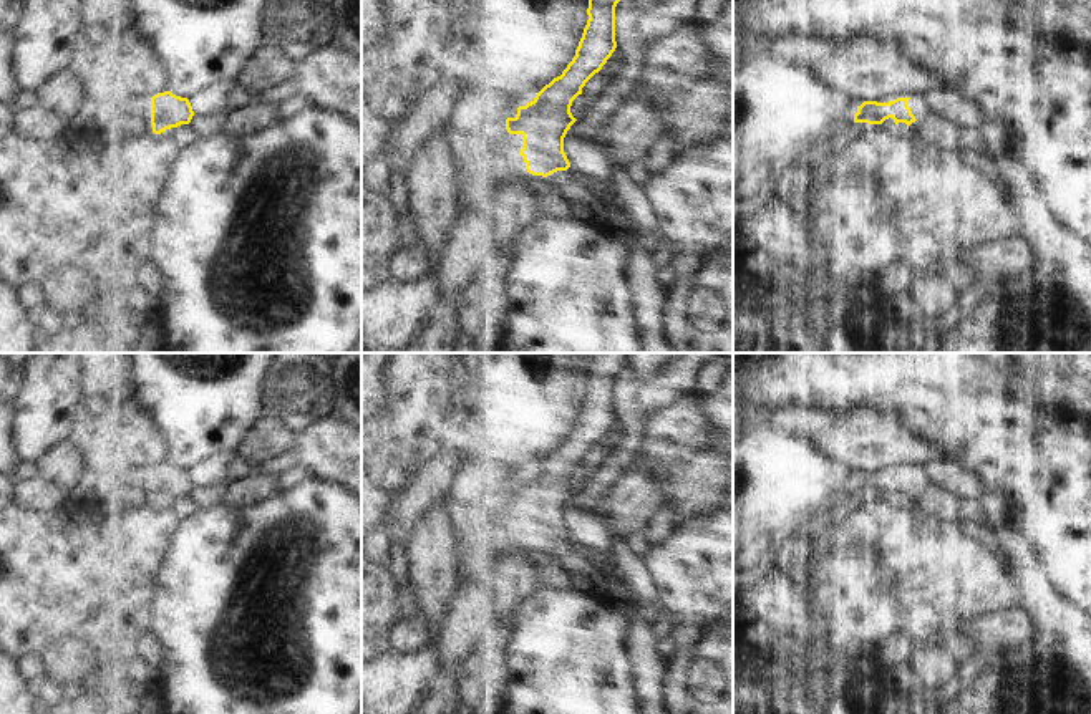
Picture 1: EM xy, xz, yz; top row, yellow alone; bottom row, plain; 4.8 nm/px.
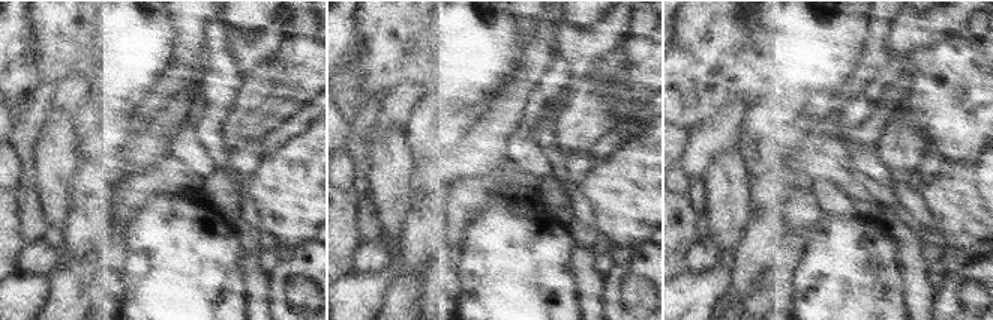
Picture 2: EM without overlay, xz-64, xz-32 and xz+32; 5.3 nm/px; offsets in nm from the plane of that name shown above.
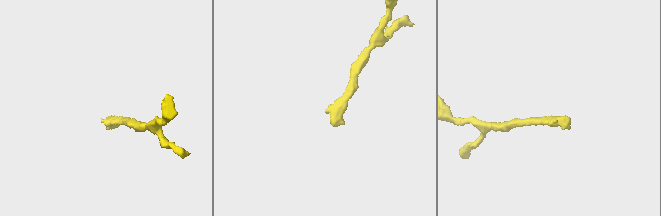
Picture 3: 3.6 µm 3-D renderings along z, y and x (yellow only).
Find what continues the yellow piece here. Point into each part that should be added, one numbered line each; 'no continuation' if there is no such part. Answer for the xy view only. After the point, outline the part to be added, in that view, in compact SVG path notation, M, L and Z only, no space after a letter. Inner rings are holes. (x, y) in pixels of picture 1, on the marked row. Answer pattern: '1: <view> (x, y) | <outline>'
1: xy (143, 106) | M139 99L133 103L134 113L133 114L123 114L121 118L128 121L139 121L139 119L151 119L151 101L149 99Z

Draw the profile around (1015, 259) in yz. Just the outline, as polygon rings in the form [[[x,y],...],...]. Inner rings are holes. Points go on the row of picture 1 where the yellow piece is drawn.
[[[1021,237],[980,248],[968,265],[968,278],[958,283],[957,303],[970,298],[968,288],[992,288],[998,282],[1023,280],[1038,267],[1038,253]]]

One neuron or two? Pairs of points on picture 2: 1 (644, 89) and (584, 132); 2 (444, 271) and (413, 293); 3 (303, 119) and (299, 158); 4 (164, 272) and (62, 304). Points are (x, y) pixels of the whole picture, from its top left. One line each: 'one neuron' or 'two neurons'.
1: one neuron
2: one neuron
3: two neurons
4: two neurons

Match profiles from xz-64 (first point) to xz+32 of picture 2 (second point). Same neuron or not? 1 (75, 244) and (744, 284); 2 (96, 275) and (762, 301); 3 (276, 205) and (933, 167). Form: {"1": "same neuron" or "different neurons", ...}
{"1": "same neuron", "2": "same neuron", "3": "different neurons"}

